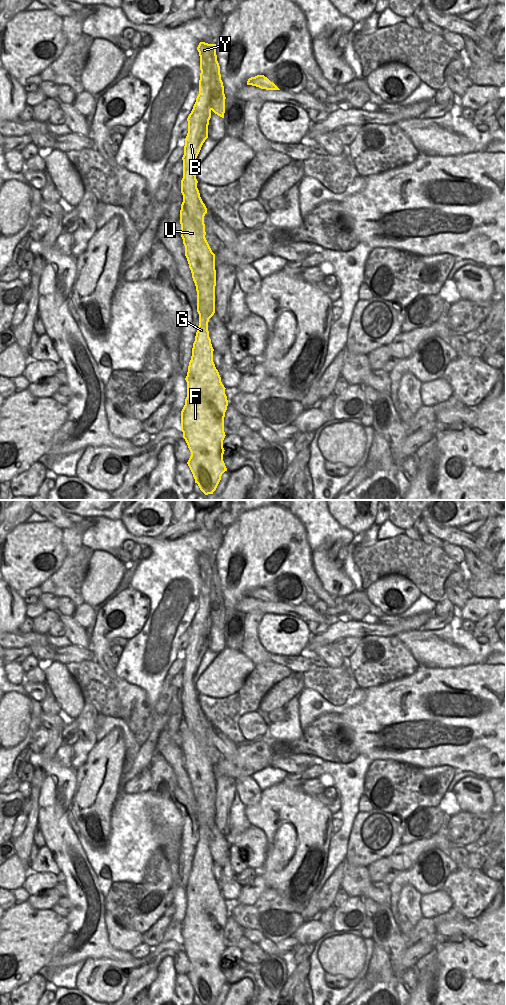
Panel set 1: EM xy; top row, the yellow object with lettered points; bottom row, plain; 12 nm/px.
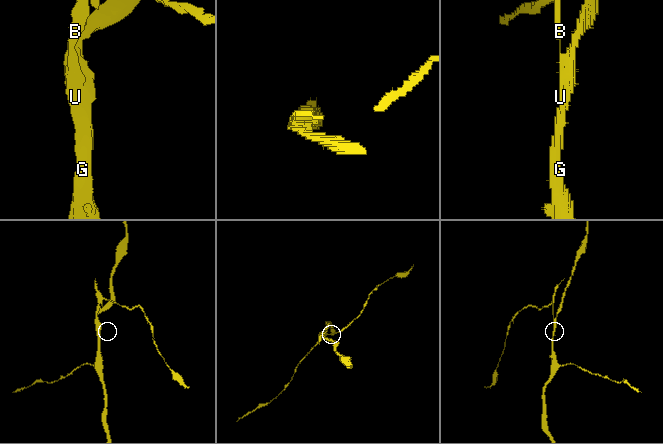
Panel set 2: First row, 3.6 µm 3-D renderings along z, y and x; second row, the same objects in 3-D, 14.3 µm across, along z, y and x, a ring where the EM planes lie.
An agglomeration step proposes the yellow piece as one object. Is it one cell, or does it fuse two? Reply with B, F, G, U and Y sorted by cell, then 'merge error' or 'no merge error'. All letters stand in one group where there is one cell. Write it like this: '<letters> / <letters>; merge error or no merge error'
B Y / F G U; merge error

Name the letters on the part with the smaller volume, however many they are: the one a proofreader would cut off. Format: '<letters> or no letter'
B, Y

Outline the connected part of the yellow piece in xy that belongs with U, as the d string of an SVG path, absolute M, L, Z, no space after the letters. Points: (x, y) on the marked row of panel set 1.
M183 165L183 178L181 180L181 193L183 202L180 210L181 237L185 246L192 278L197 291L197 312L199 314L199 326L192 348L192 356L188 366L187 397L181 411L181 431L191 456L187 462L195 483L205 494L213 494L216 490L222 474L227 471L223 461L224 417L228 406L225 387L213 362L213 347L209 337L208 322L215 313L215 254L212 252L206 238L204 216L207 208L203 203L197 188L196 175L192 167Z

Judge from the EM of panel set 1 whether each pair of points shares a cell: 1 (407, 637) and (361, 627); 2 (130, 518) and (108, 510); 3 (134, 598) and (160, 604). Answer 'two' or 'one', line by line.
1: two
2: two
3: two

